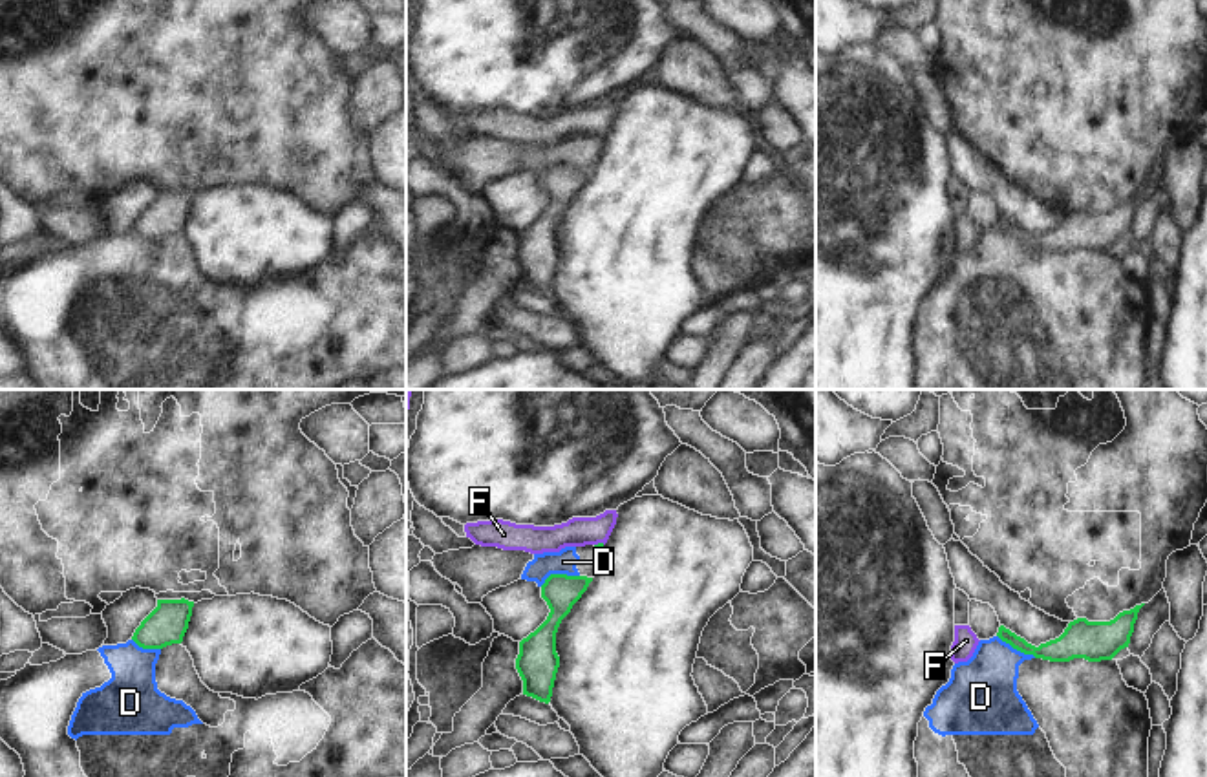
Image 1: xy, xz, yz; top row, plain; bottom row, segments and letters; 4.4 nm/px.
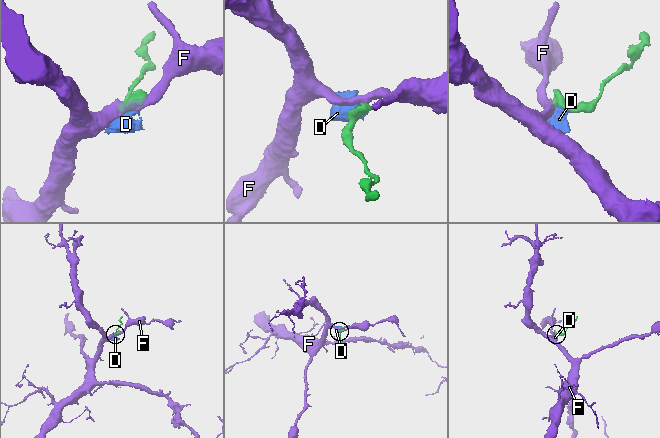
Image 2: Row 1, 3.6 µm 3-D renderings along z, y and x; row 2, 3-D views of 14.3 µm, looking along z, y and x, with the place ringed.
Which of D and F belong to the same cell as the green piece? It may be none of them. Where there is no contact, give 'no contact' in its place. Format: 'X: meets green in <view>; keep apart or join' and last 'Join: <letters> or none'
D: meets green in xz; keep apart
F: meets green in xz; join
Join: F

